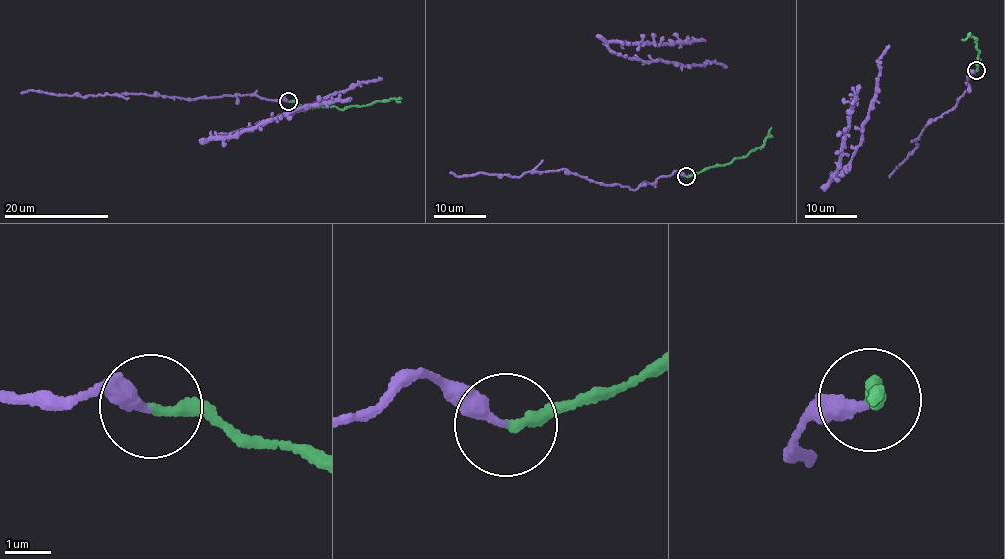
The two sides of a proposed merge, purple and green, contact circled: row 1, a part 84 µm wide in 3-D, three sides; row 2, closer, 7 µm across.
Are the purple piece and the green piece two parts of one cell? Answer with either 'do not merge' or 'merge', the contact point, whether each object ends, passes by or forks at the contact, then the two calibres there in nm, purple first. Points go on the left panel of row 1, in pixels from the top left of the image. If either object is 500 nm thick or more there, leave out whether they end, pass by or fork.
merge | (288, 101) | purple ends | green ends | 320/240 nm

